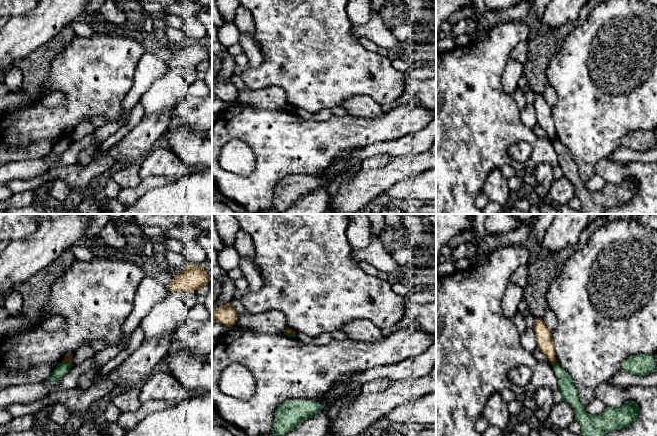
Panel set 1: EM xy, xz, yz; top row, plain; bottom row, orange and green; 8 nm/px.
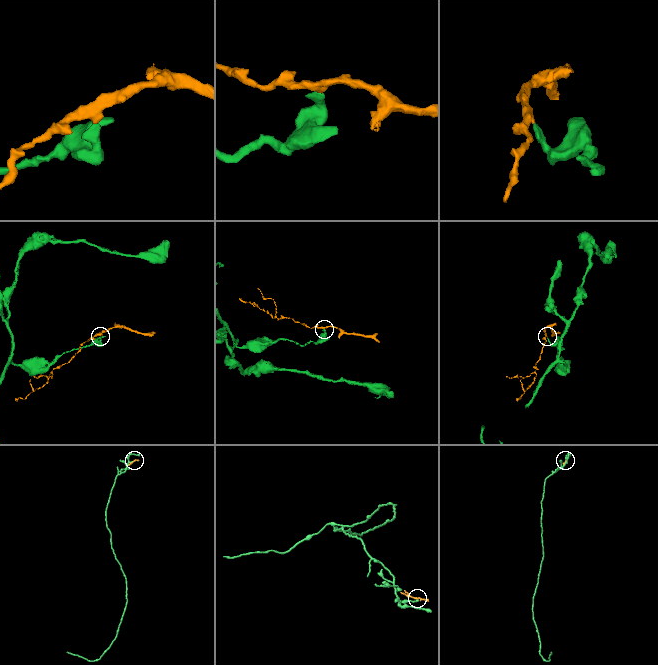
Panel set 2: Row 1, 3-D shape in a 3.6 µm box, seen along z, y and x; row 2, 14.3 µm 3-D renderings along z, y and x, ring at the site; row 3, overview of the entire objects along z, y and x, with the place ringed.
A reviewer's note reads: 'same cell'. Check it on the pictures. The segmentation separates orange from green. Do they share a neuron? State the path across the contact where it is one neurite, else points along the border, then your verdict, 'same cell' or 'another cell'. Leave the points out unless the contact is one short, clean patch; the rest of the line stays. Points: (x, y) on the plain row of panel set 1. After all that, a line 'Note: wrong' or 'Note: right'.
border along xy (62, 137), (71, 138); another cell
Note: wrong

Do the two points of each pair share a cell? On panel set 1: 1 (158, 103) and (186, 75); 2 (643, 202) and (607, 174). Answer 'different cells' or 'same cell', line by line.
1: same cell
2: same cell

